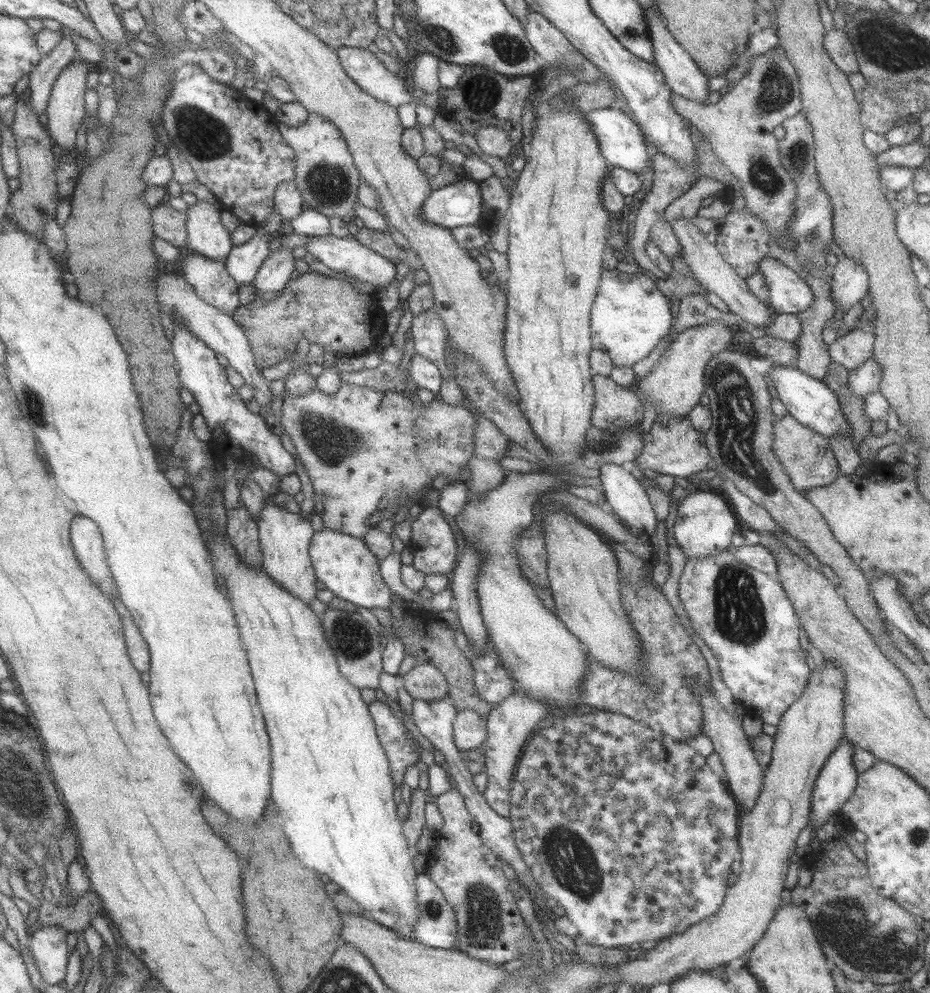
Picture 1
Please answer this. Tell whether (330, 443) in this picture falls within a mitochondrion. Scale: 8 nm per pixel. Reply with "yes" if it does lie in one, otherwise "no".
yes

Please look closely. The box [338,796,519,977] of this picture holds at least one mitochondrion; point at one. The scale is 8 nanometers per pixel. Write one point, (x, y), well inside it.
(484, 926)

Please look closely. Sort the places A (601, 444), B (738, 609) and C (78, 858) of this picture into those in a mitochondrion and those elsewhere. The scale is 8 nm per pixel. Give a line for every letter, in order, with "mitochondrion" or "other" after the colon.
A: mitochondrion
B: mitochondrion
C: other

